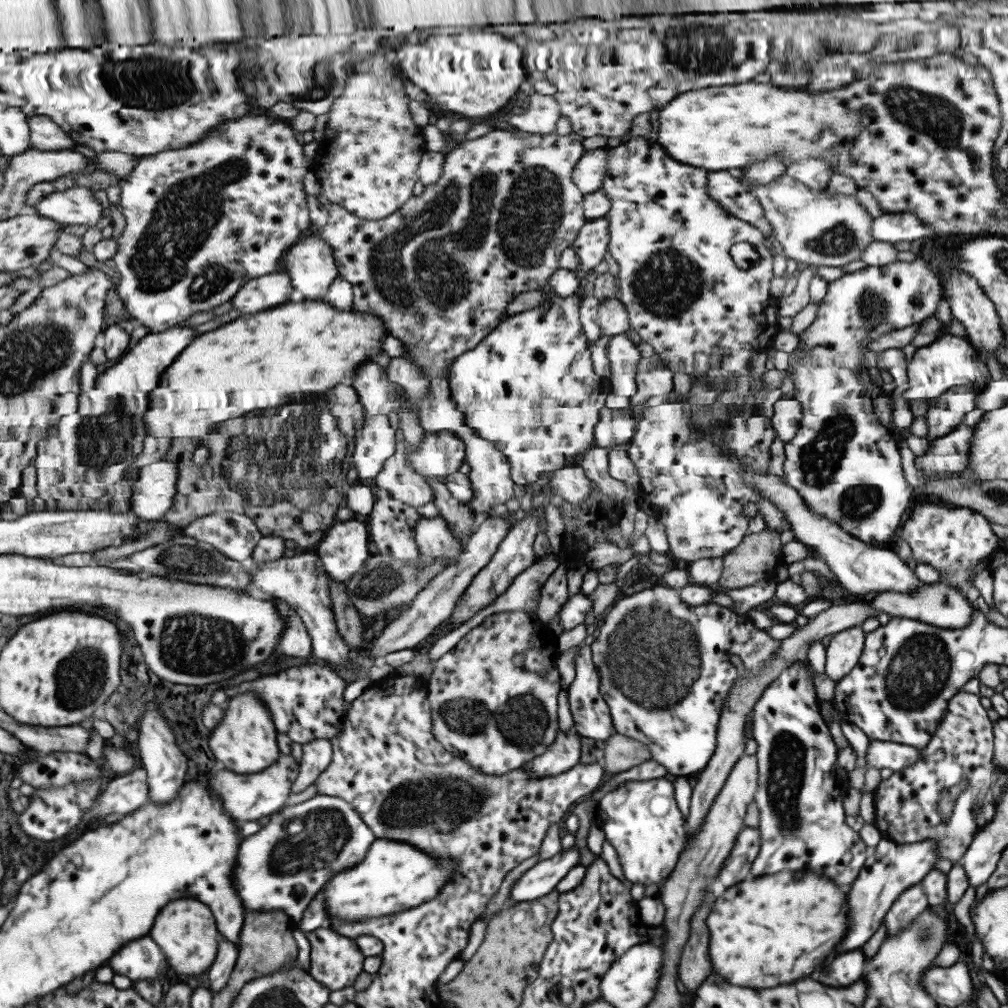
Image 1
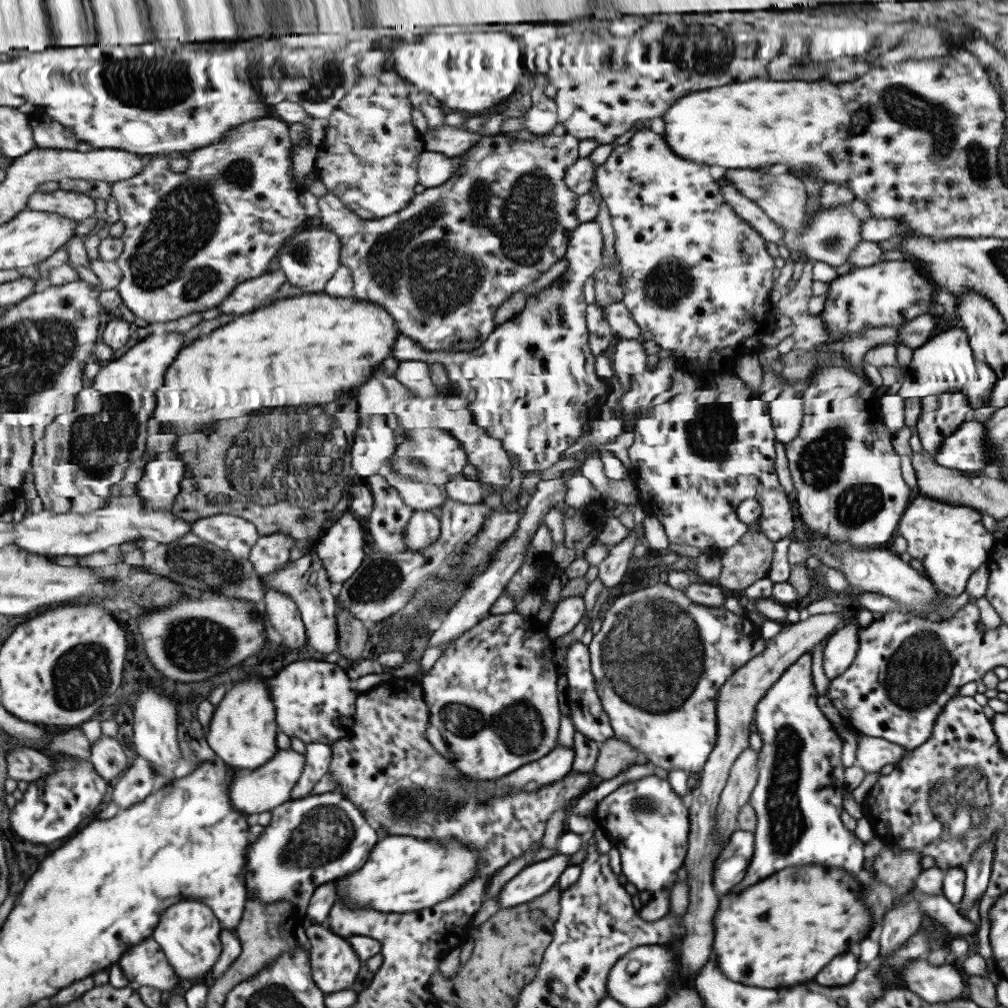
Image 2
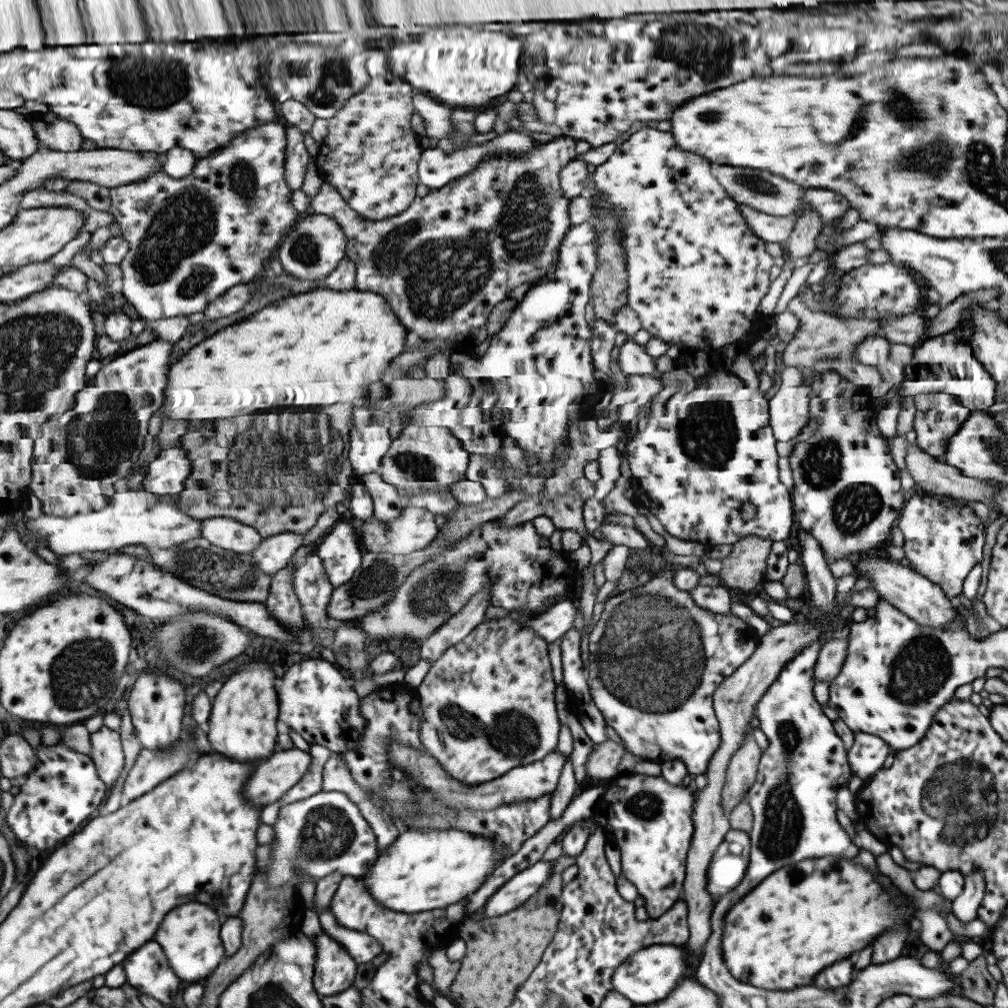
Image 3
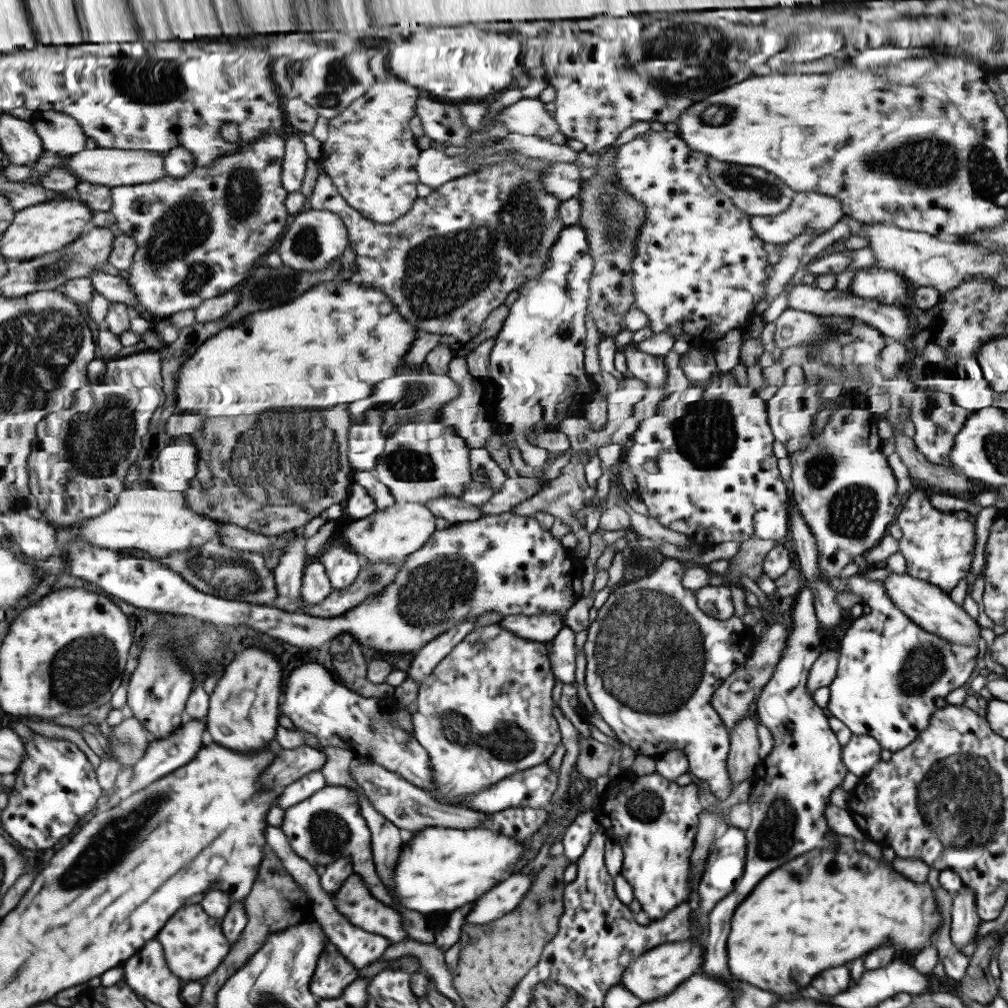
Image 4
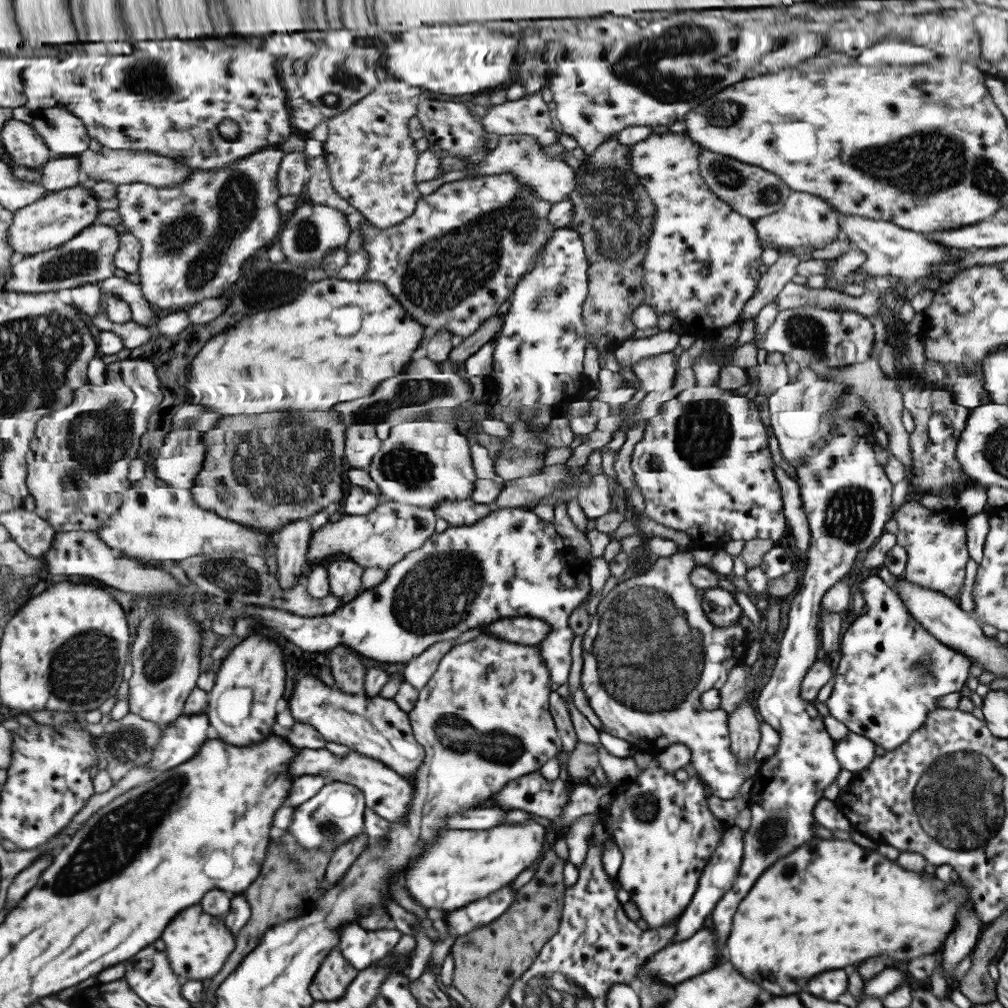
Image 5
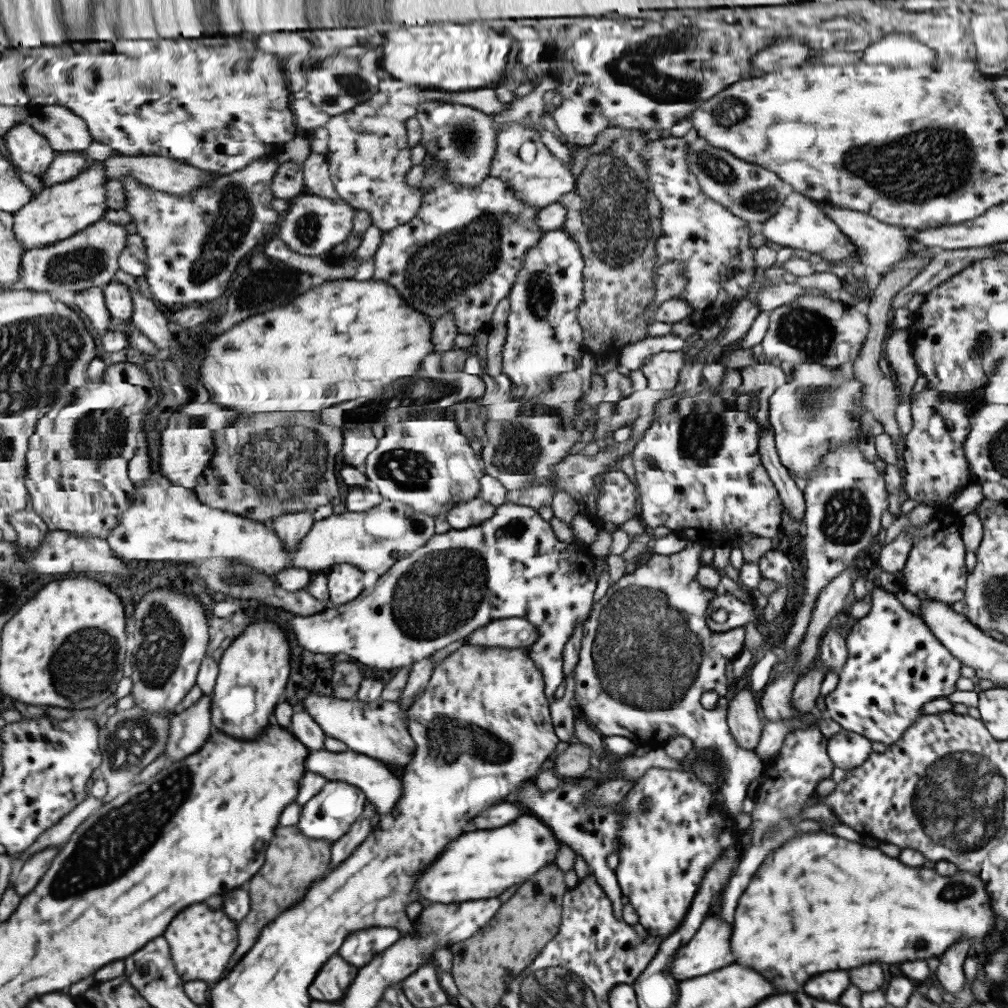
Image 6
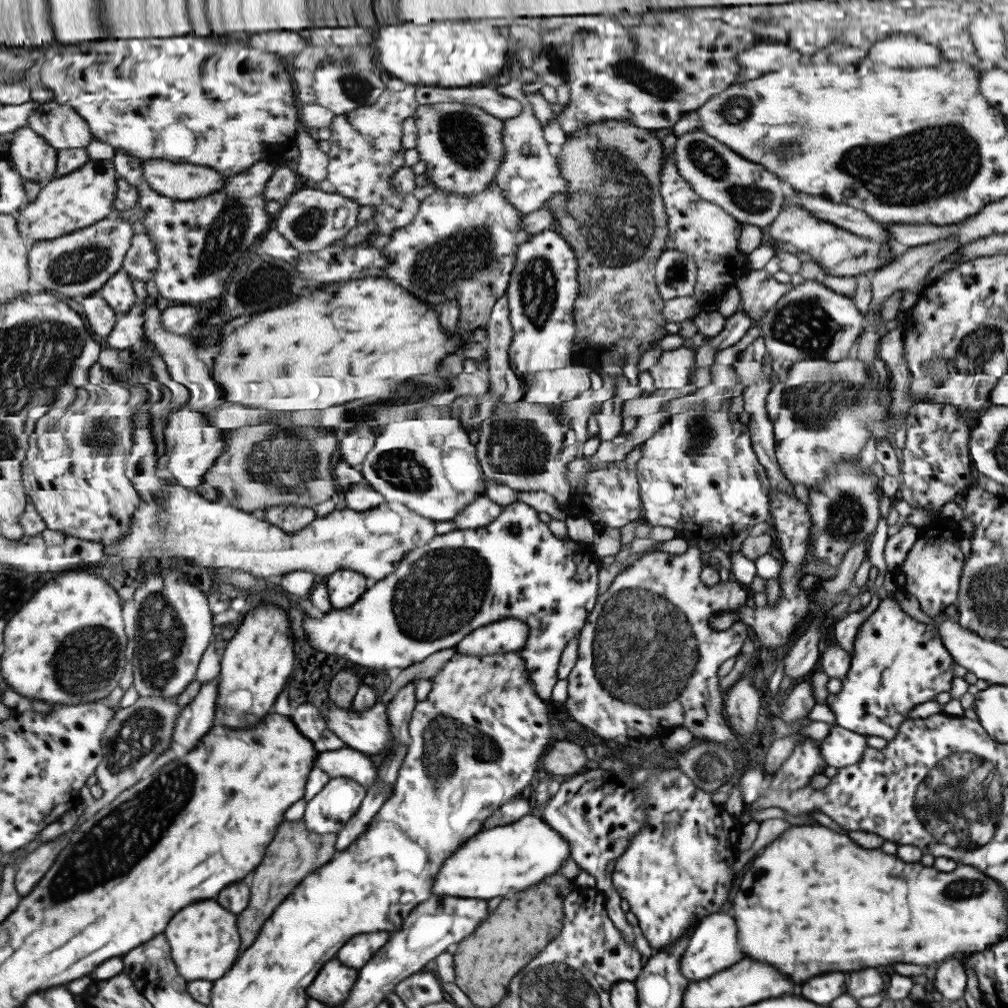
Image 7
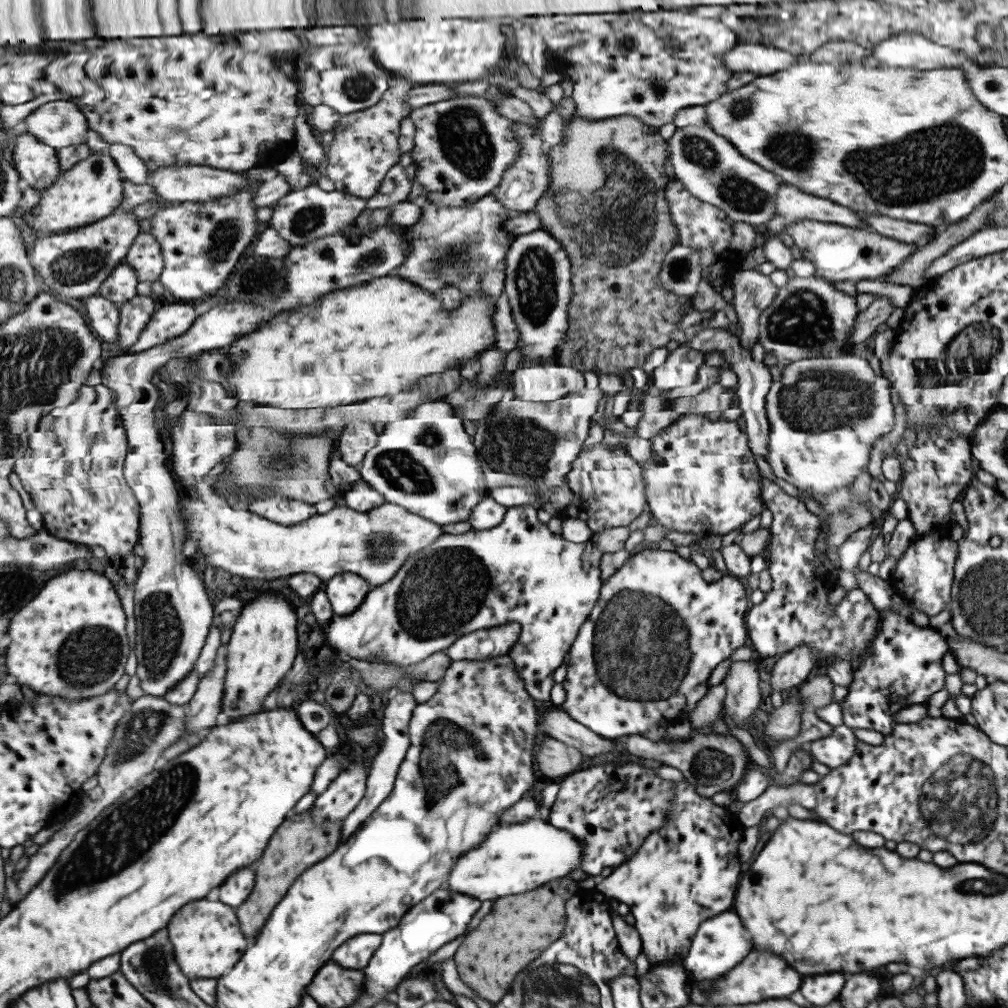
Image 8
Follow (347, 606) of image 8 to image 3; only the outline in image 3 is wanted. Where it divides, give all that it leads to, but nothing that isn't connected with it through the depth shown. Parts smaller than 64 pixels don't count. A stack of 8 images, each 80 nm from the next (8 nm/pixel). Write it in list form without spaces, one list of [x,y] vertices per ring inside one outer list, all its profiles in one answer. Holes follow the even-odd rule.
[[[345,522],[333,524],[316,542],[313,554],[320,558],[333,589],[346,584],[357,572],[362,553],[359,547],[356,530]]]

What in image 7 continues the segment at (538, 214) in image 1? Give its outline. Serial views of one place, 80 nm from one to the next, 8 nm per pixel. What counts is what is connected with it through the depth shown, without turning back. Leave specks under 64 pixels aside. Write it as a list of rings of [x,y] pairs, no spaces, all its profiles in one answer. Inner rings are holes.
[[[299,126],[297,140],[299,158],[294,169],[301,177],[303,184],[313,186],[326,178],[329,159],[325,151],[319,150],[318,140],[313,132]],[[494,182],[471,196],[448,194],[437,188],[419,203],[418,211],[409,224],[396,229],[382,241],[381,254],[389,260],[389,265],[381,269],[381,277],[407,288],[407,292],[435,308],[441,308],[447,300],[455,300],[459,308],[459,331],[473,332],[475,328],[485,326],[497,298],[505,296],[509,275],[515,268],[515,250],[530,236],[521,227],[522,216],[503,198],[501,189]]]

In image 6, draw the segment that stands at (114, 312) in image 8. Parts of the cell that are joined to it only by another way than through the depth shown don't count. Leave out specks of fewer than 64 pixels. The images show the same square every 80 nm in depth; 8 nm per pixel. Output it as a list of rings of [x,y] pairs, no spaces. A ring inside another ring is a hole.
[[[94,287],[83,290],[76,294],[75,301],[97,333],[103,336],[110,330],[113,318],[106,304],[104,288]]]

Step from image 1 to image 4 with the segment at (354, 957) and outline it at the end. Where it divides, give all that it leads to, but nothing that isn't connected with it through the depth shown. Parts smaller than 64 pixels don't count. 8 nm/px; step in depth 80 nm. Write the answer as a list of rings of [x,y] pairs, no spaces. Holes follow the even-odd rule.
[[[329,942],[327,950],[323,950],[323,958],[318,958],[317,974],[314,974],[310,992],[316,998],[334,999],[341,997],[342,993],[357,977],[357,970],[352,966],[349,959],[339,954],[338,947]]]

